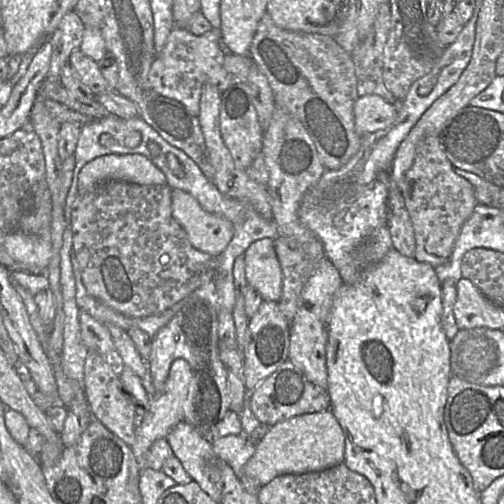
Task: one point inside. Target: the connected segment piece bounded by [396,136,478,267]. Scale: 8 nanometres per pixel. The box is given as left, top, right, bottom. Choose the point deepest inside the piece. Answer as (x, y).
(439, 201)

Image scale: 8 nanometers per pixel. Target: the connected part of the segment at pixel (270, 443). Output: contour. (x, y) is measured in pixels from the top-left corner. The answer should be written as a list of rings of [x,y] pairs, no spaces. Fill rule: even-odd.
[[[328,409],[277,423],[256,443],[255,449],[255,453],[244,466],[244,474],[263,486],[279,475],[317,472],[343,463],[345,435]]]

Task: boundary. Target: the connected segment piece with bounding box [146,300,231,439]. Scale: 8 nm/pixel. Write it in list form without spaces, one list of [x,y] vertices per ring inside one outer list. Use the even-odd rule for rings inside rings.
[[[204,300],[188,303],[152,339],[152,351],[146,362],[154,388],[157,391],[163,389],[175,360],[186,360],[192,379],[184,400],[185,422],[202,436],[211,439],[214,426],[231,410],[228,370],[220,358],[217,312]]]

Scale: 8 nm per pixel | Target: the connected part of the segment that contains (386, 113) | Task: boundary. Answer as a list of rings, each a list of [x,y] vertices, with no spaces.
[[[368,94],[358,97],[354,102],[354,123],[360,136],[385,129],[397,117],[396,104],[385,101],[378,95]]]

